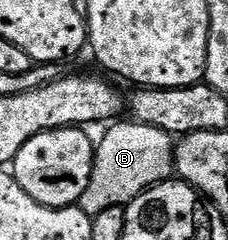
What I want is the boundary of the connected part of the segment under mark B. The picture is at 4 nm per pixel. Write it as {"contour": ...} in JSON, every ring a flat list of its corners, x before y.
{"contour":[[122,120,113,123,102,135,101,141,96,142,93,155,93,170,91,179,87,183,87,191,83,191,79,207,90,217,99,215,99,211,107,211,107,207,119,207,130,205,139,194,147,192,152,185,160,185,161,182,170,180,175,173,175,138,173,134,163,131,159,127,142,125,136,120]]}

